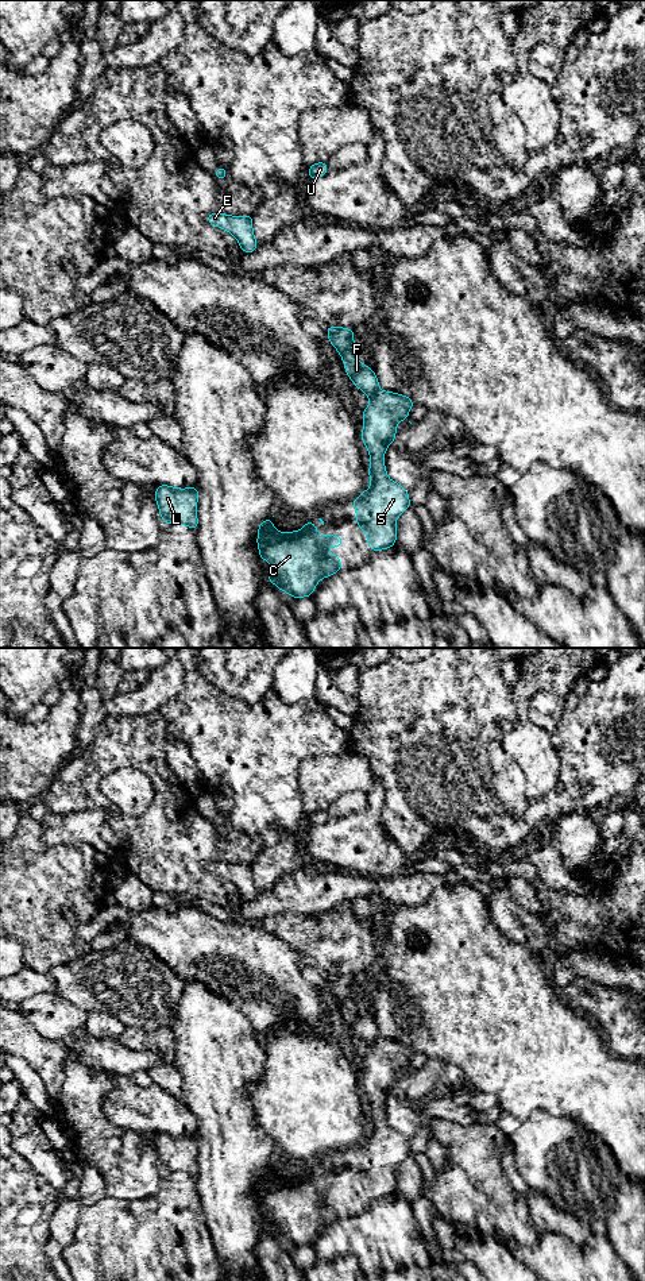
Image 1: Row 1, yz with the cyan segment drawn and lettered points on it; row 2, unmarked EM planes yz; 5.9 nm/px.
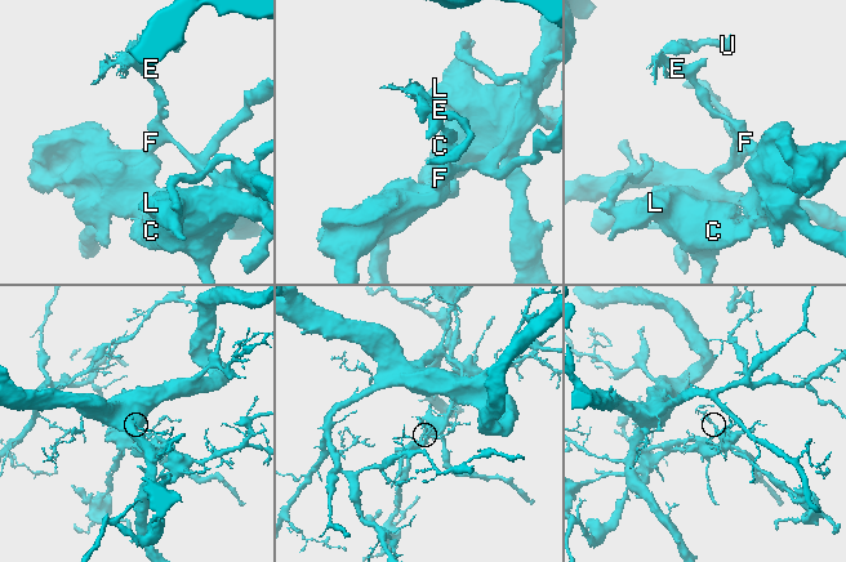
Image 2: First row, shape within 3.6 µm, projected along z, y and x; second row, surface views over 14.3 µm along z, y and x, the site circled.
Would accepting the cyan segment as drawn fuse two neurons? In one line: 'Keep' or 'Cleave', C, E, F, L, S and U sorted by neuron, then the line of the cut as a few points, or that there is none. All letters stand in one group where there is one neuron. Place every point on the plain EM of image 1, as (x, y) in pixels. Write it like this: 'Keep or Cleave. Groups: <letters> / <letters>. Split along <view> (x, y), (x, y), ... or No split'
Cleave. Groups: C L S / E F U. Split along yz (379, 1040), (371, 1048)

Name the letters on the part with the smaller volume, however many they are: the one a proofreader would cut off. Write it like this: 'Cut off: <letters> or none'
Cut off: C, L, S

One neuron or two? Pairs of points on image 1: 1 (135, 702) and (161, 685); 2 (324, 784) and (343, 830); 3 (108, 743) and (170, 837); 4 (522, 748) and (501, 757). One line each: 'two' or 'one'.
1: one
2: two
3: one
4: two

